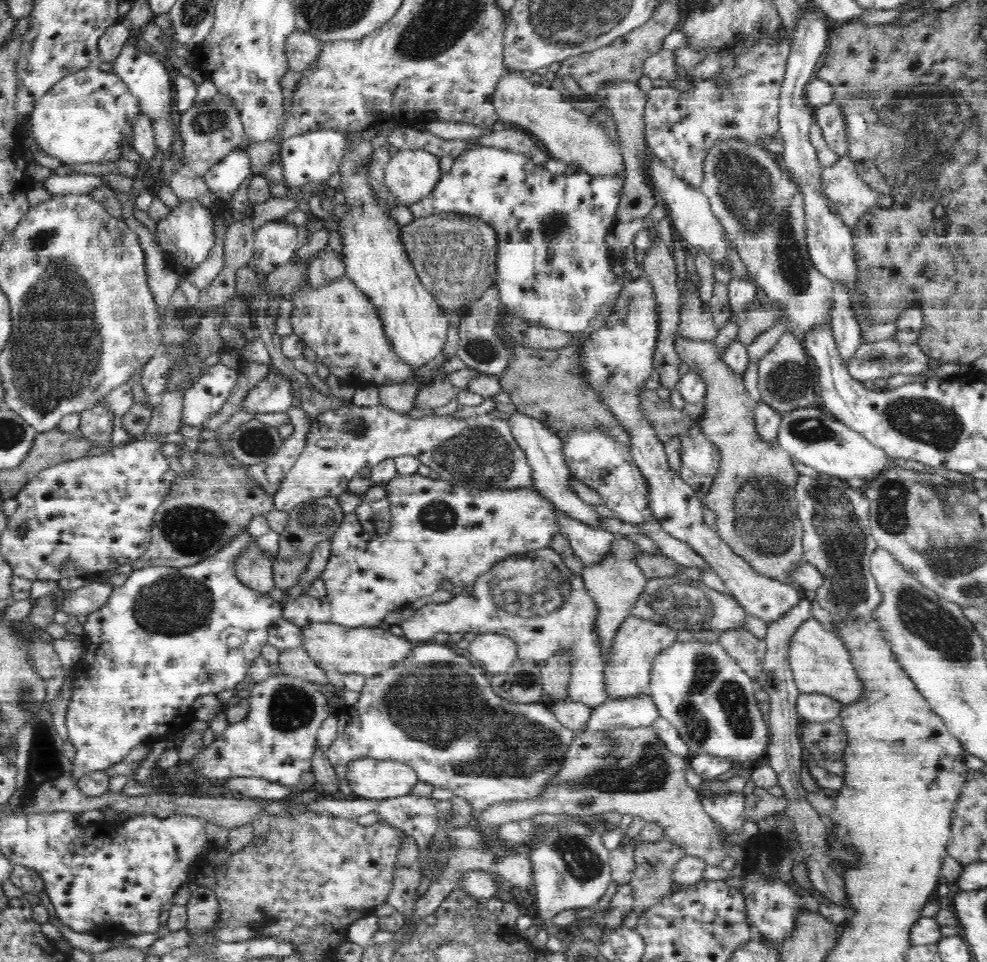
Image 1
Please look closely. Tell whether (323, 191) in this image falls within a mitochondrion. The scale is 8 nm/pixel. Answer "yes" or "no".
no

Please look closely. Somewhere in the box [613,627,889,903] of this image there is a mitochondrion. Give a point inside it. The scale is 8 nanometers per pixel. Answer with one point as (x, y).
(726, 693)

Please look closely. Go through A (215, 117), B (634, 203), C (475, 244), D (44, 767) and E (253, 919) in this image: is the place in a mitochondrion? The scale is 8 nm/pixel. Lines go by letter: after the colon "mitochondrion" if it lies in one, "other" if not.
A: mitochondrion
B: other
C: other
D: mitochondrion
E: mitochondrion

